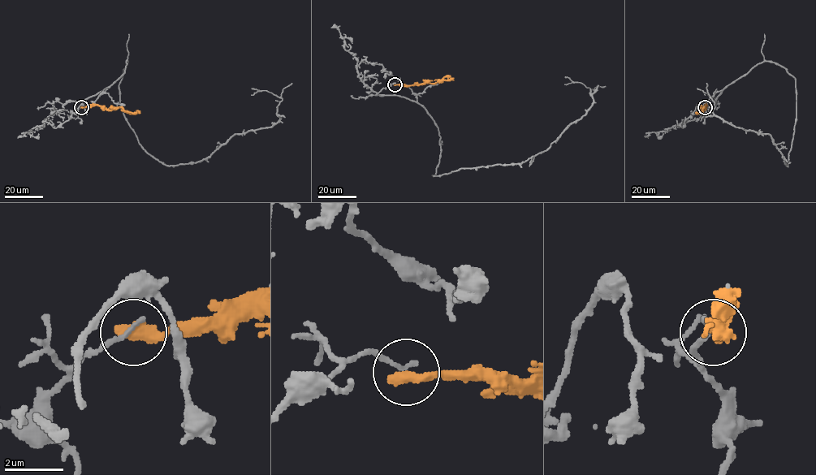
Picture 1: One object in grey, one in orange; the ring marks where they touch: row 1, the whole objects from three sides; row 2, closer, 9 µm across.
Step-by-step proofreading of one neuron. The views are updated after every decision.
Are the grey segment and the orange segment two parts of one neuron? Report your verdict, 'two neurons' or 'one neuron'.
two neurons

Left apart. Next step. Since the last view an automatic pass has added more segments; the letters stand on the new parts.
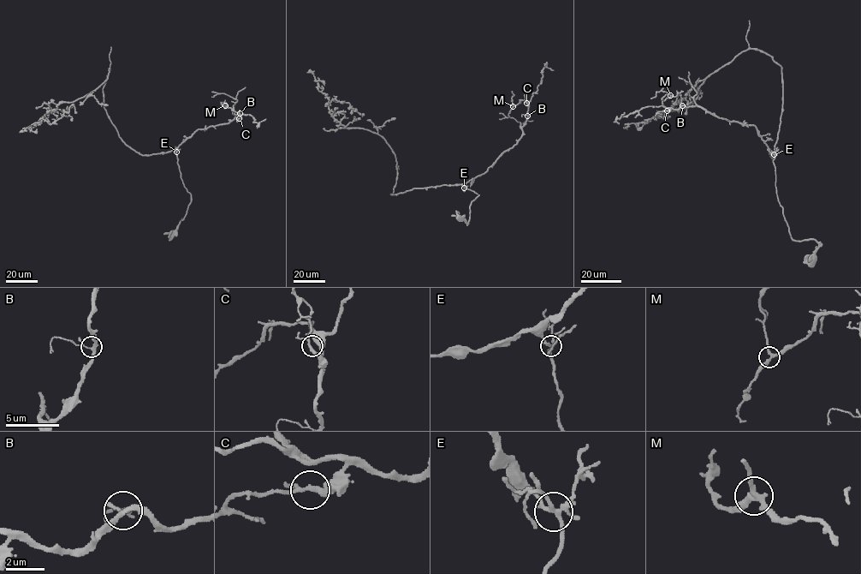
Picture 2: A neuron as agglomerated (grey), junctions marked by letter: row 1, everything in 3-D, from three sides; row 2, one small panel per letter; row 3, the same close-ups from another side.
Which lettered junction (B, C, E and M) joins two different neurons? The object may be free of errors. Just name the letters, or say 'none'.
none

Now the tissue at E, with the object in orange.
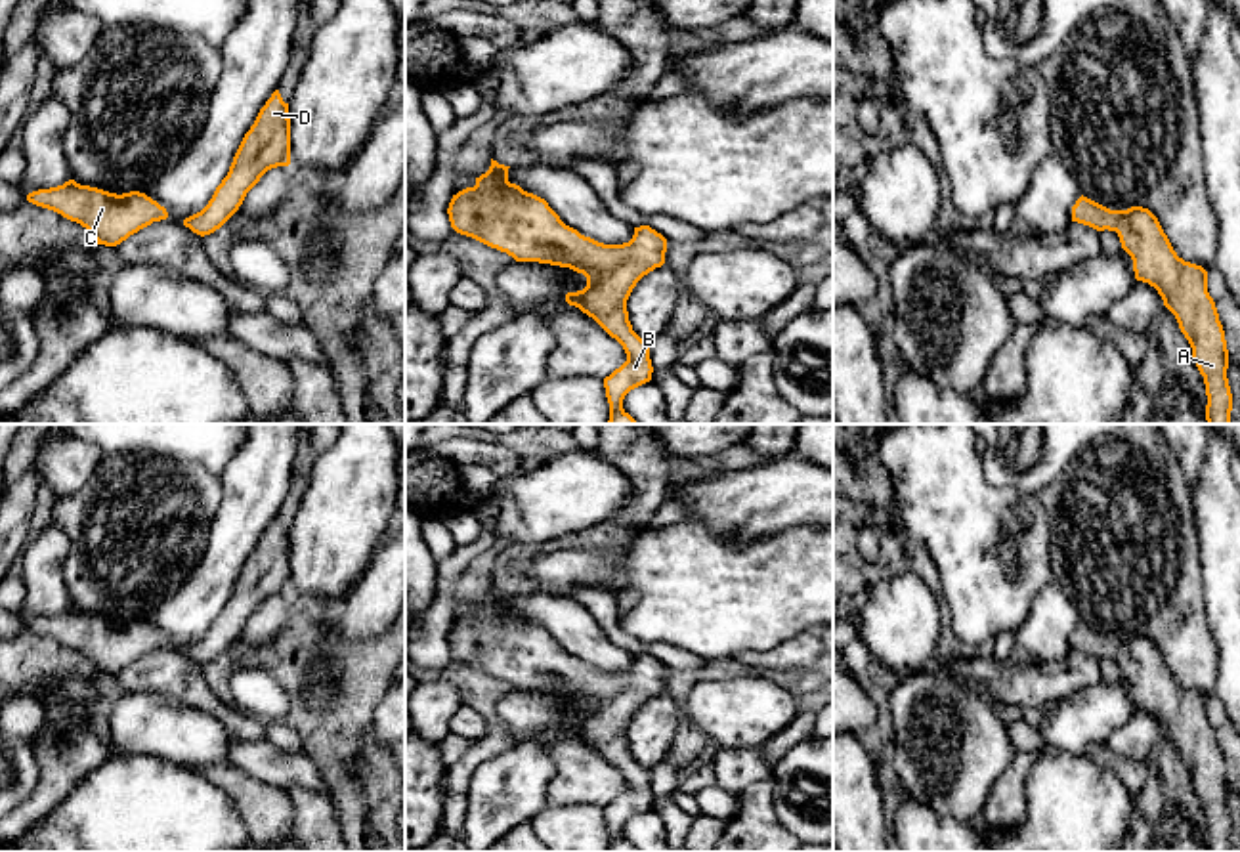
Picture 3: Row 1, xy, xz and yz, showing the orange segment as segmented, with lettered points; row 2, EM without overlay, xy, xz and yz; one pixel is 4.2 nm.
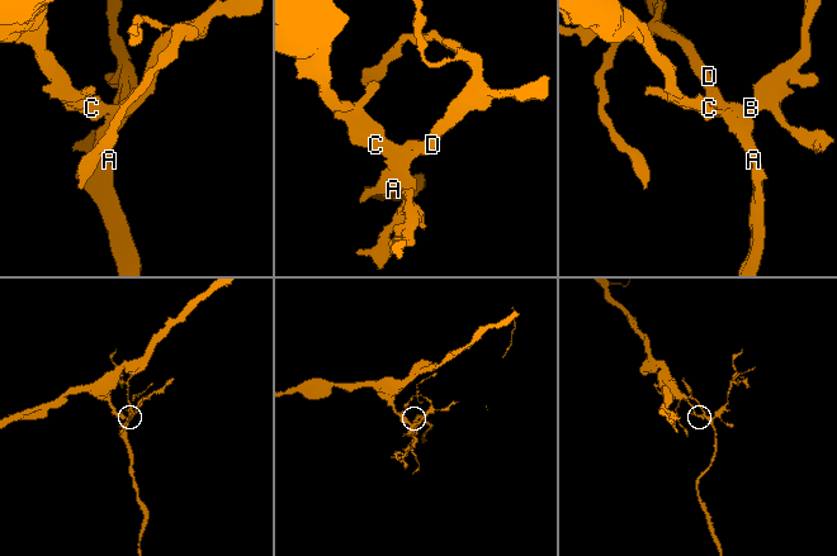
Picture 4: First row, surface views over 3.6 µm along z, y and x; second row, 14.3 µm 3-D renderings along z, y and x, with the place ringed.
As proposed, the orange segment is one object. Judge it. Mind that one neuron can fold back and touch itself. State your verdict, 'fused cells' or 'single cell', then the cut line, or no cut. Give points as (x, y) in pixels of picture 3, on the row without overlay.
single cell | no cut

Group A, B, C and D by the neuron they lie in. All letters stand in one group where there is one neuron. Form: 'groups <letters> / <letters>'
groups A B C D

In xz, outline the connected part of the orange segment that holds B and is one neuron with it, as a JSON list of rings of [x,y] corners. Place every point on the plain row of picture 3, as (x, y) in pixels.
[[[491,586],[485,602],[476,606],[474,615],[466,615],[453,623],[447,642],[451,655],[466,665],[472,665],[491,676],[506,680],[516,690],[539,690],[560,695],[569,695],[587,705],[587,714],[577,720],[567,720],[566,730],[592,745],[611,766],[615,766],[627,789],[604,806],[606,825],[609,831],[608,852],[638,852],[625,837],[625,823],[652,808],[650,770],[642,768],[629,749],[627,728],[636,711],[665,692],[667,667],[650,653],[634,655],[634,663],[623,672],[604,672],[581,663],[566,653],[548,630],[520,613],[508,609],[508,596]]]

